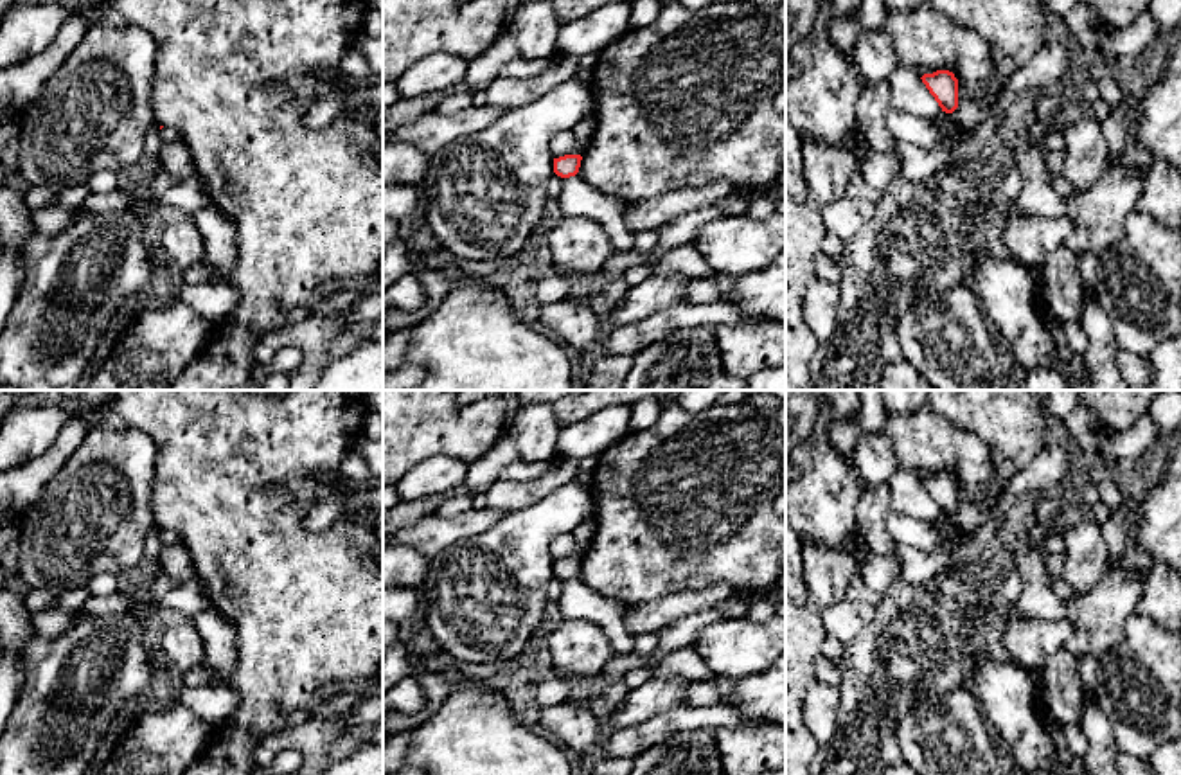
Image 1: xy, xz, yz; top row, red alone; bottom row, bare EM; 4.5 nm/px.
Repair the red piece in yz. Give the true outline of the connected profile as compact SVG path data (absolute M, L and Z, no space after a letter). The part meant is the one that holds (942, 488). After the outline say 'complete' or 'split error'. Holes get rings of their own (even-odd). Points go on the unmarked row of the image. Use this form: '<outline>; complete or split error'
M949 473L924 477L922 485L935 500L942 514L953 516L958 511L958 482Z; complete

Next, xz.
M581 557L554 561L554 575L563 581L557 610L564 620L597 624L606 633L615 656L629 655L633 651L633 635L626 626L626 606L579 581L581 563Z; split error

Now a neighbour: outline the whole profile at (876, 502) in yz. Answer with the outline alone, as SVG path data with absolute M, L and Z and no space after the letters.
M866 485L857 502L857 532L875 554L888 556L901 566L902 561L897 552L897 543L892 539L884 525L886 514L890 511L892 493L888 485Z

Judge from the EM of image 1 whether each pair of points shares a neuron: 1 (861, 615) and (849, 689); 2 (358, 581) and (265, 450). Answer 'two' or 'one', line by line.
1: two
2: one

